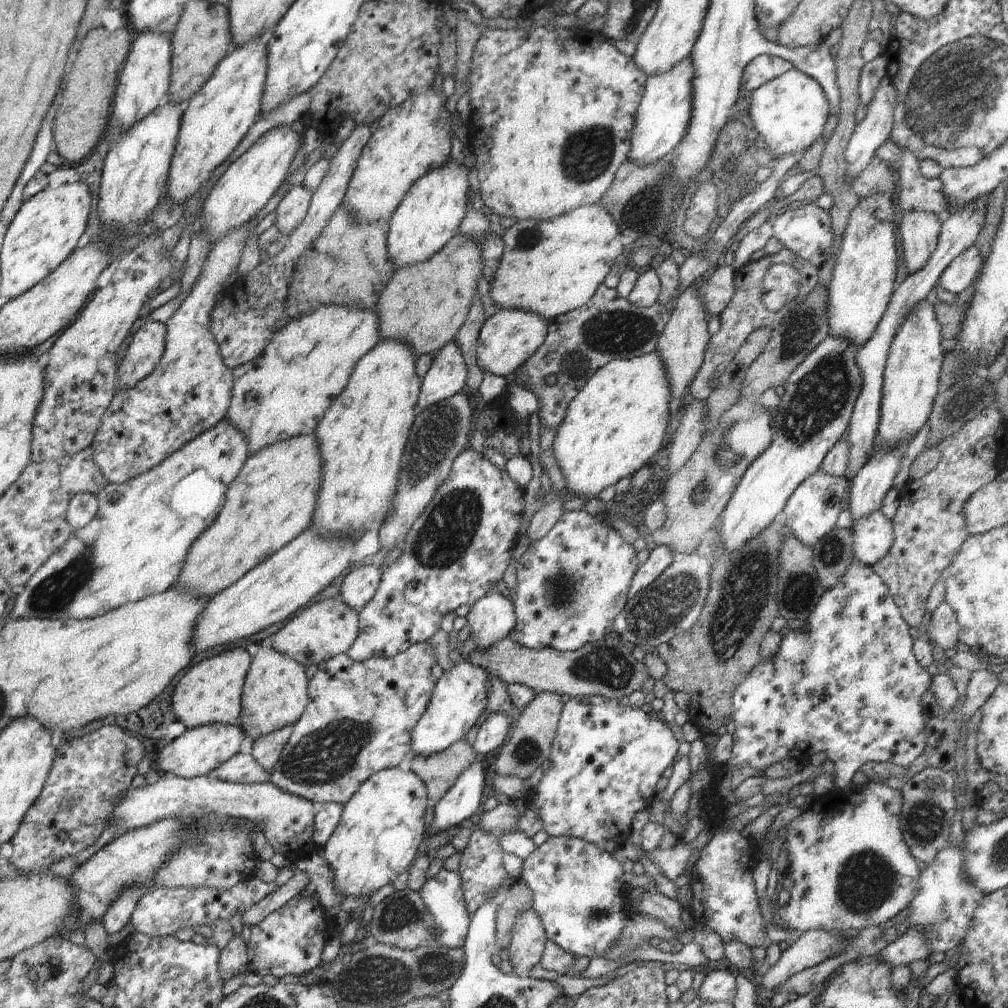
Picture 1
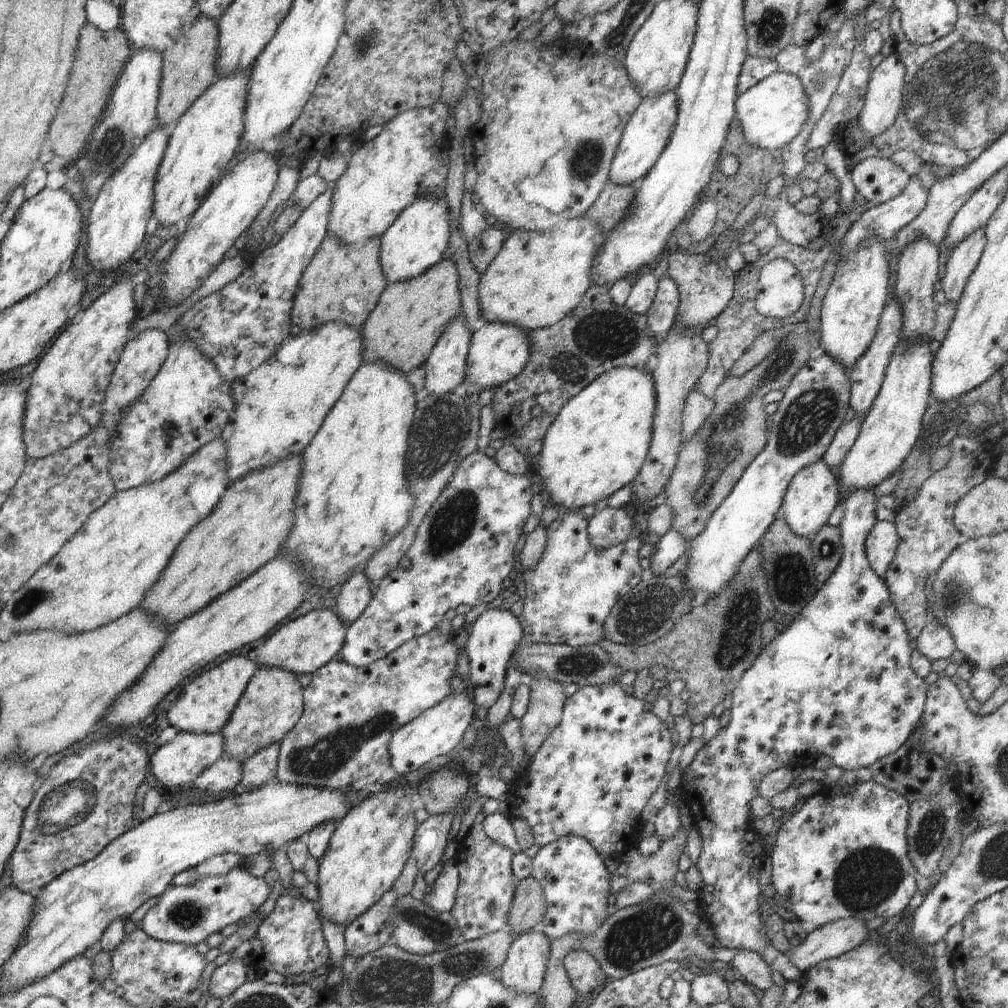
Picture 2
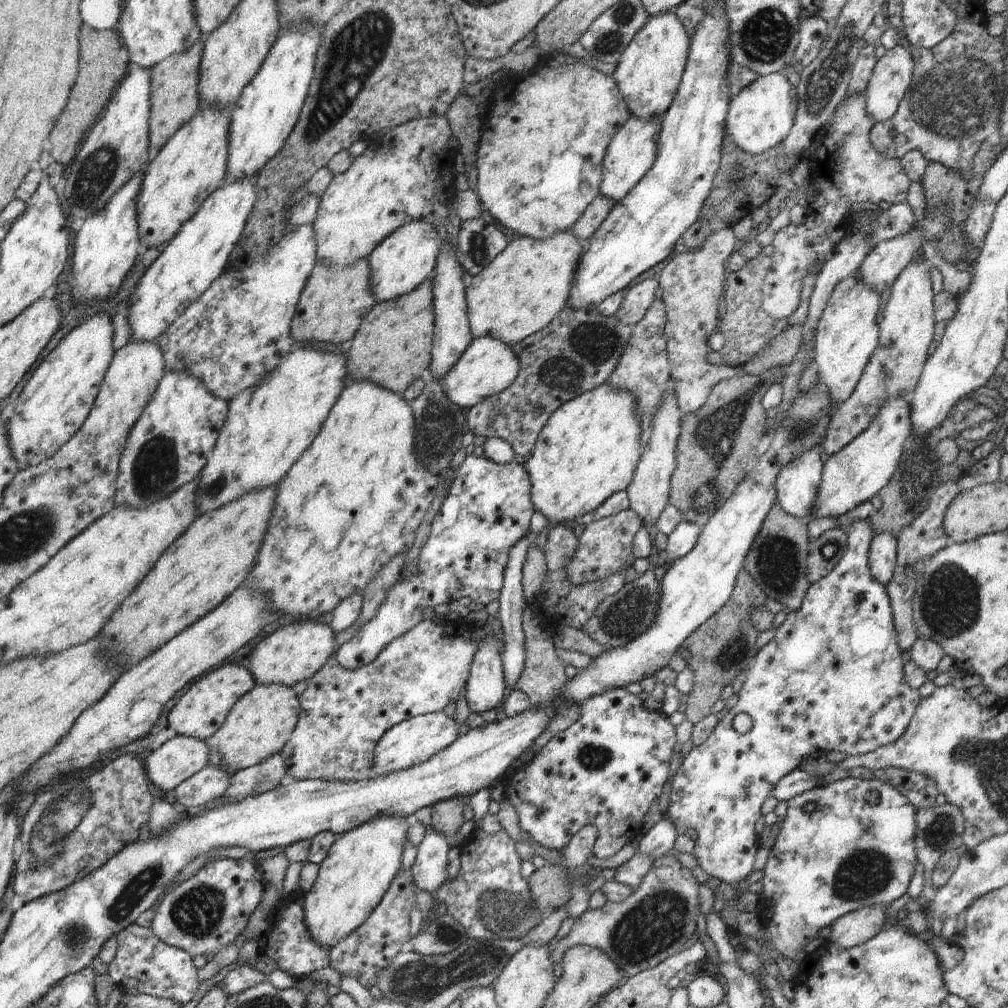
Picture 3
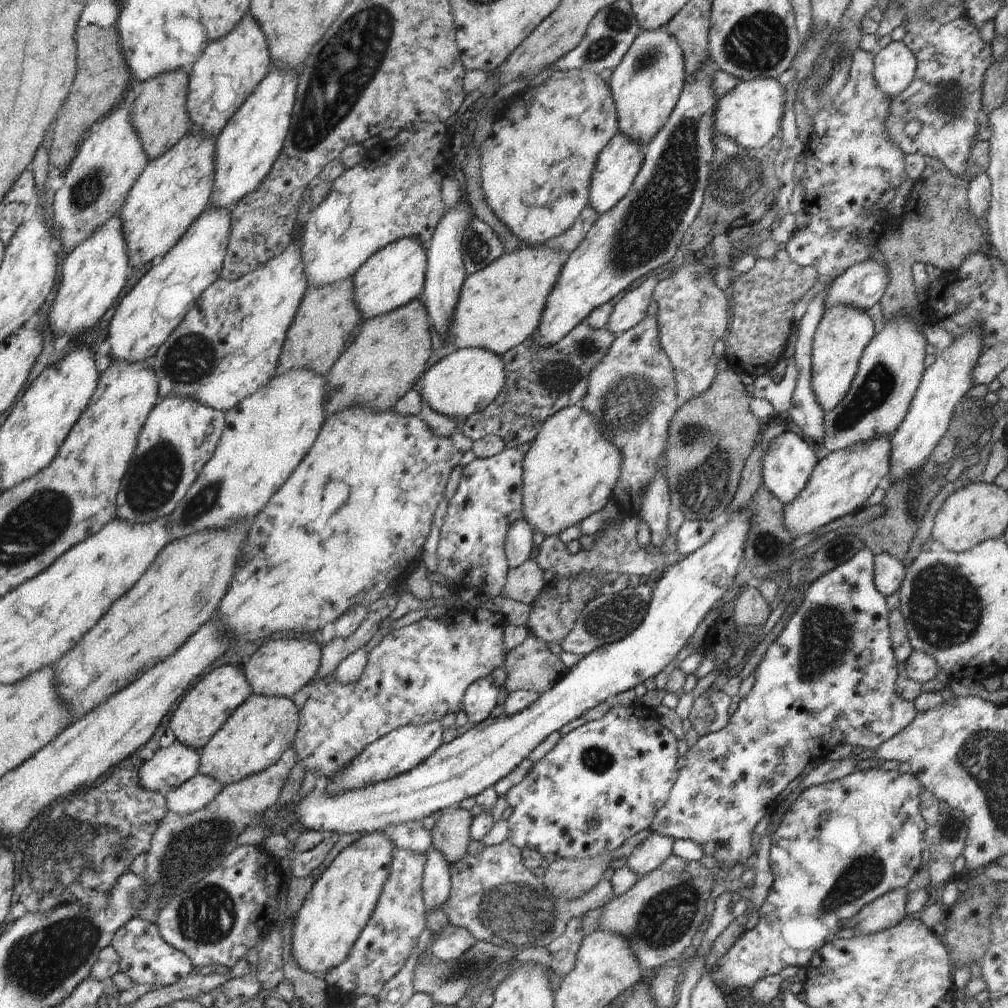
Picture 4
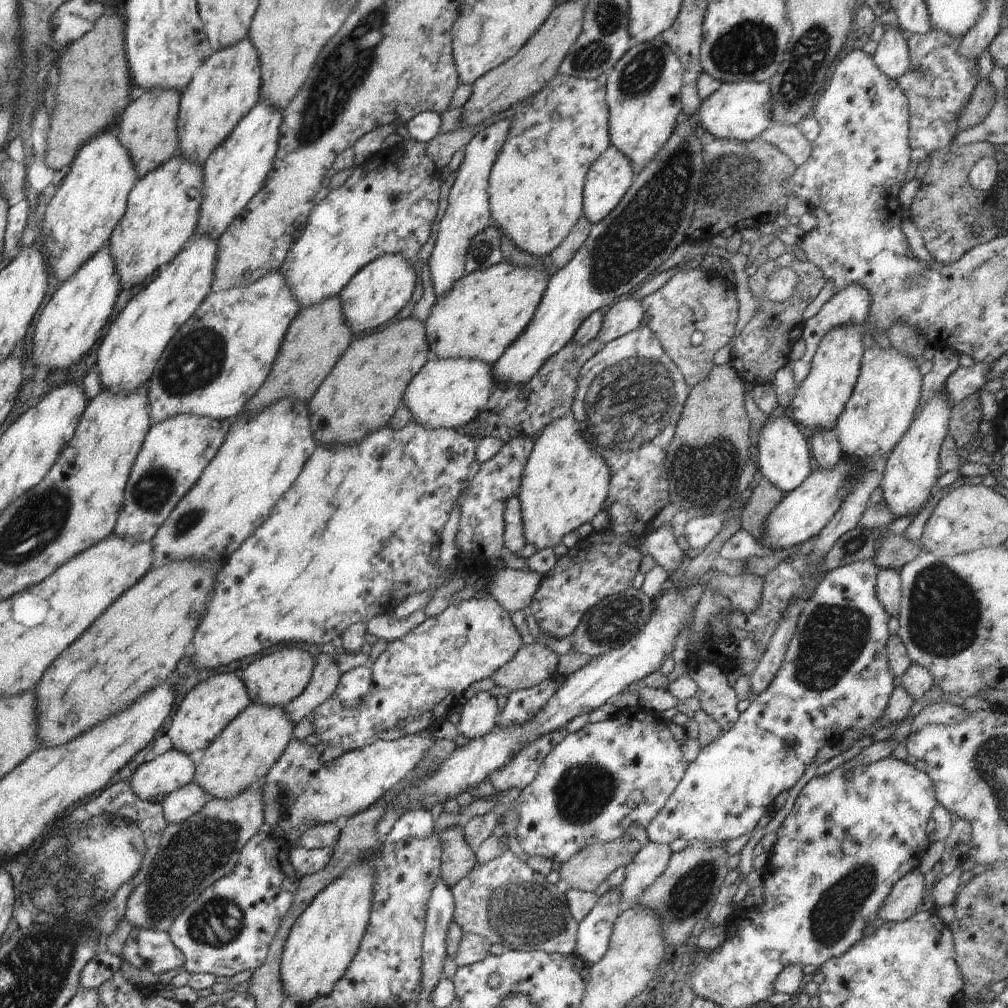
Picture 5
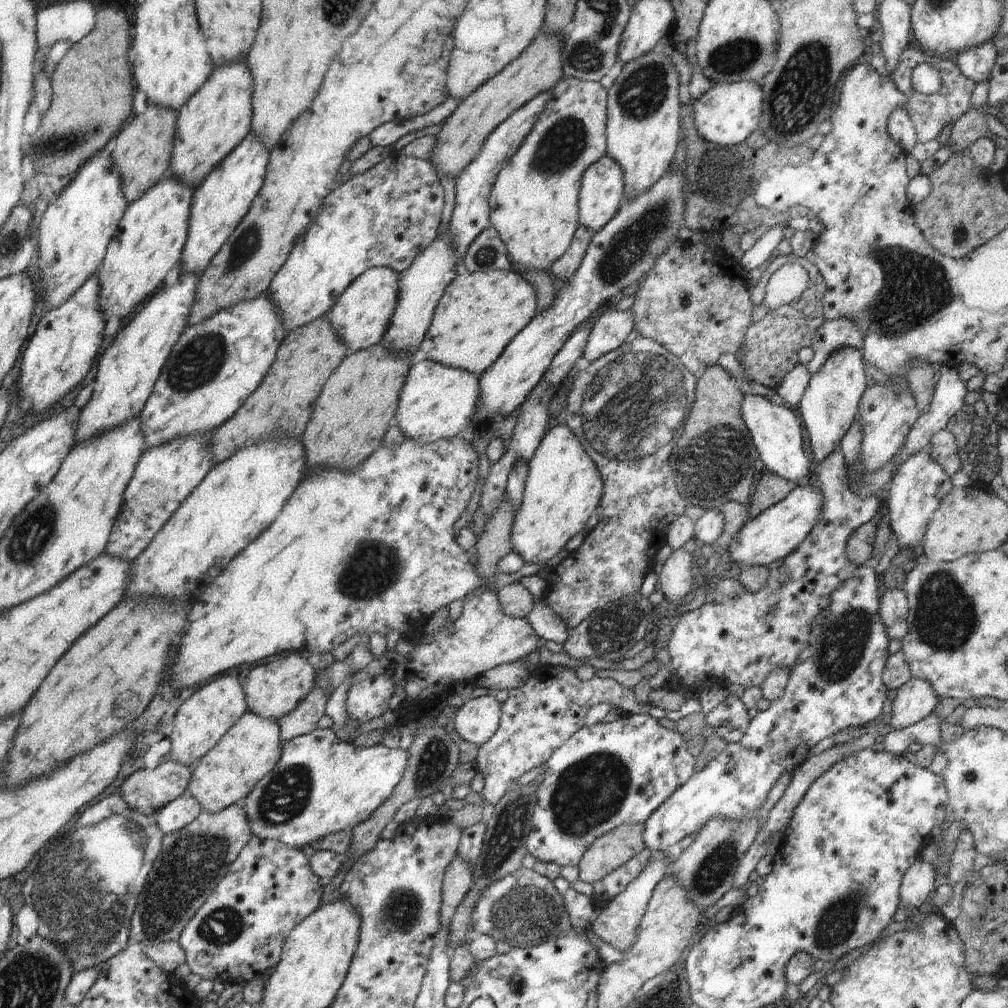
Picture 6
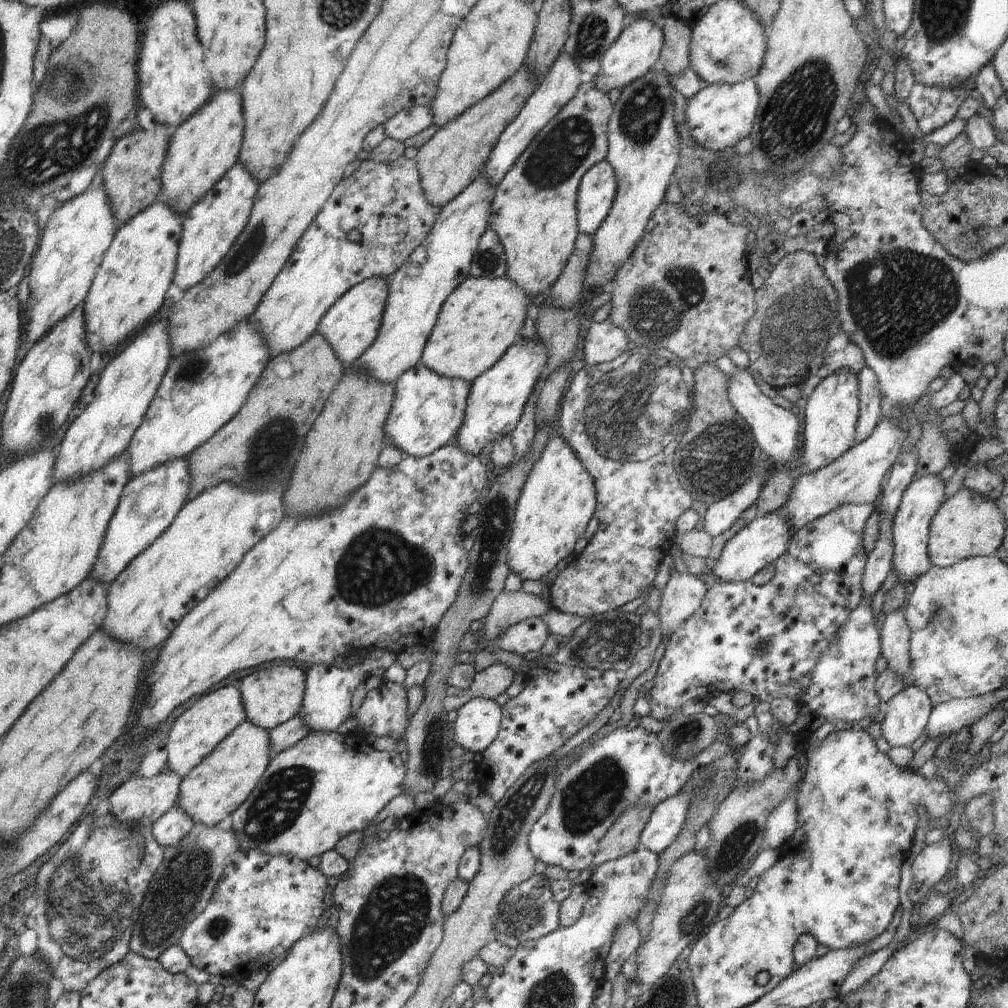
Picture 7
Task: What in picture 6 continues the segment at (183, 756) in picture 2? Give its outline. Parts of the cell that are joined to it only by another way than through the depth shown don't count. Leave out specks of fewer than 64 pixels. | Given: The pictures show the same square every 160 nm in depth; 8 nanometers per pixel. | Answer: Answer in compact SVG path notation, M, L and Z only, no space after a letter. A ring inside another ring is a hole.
M167 758L155 769L143 768L126 777L120 788L118 788L118 794L132 810L146 816L154 815L161 808L181 797L187 791L192 771L193 766L189 767Z

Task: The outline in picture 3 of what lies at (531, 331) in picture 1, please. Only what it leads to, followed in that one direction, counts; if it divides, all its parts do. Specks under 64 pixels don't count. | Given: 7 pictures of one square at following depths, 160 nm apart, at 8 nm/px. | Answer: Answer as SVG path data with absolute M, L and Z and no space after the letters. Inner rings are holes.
M489 336L473 338L456 364L439 380L439 383L443 393L461 409L467 411L480 401L507 389L516 380L519 368L518 357L504 341Z

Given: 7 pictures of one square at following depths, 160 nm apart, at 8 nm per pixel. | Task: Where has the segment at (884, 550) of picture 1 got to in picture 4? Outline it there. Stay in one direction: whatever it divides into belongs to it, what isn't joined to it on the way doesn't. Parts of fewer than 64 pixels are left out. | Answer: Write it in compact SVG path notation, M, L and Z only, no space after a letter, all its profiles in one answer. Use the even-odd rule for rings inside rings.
M882 553L873 557L875 567L873 570L875 587L886 598L892 596L899 589L905 577L905 564L901 560Z

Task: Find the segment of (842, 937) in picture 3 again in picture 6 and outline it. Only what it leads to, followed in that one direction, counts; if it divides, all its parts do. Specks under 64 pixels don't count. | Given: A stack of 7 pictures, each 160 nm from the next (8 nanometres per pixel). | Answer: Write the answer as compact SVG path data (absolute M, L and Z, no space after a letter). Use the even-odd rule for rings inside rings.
M916 860L903 874L899 888L900 905L916 913L921 911L922 904L935 891L934 878L934 861Z

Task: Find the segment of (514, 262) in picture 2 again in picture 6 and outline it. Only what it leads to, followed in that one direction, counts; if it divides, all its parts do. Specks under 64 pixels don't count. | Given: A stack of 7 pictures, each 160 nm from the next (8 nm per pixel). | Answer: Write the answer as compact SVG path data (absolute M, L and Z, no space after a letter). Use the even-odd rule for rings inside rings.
M461 269L445 288L424 340L419 346L426 360L462 369L480 378L500 358L512 339L537 315L537 298L533 286L516 270L471 273Z

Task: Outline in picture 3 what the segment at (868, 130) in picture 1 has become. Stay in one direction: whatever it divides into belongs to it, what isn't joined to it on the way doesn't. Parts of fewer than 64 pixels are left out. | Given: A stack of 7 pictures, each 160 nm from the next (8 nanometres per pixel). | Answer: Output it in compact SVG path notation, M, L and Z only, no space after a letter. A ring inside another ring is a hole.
M899 44L877 60L864 94L867 111L875 122L892 118L897 111L911 85L914 65L912 55Z

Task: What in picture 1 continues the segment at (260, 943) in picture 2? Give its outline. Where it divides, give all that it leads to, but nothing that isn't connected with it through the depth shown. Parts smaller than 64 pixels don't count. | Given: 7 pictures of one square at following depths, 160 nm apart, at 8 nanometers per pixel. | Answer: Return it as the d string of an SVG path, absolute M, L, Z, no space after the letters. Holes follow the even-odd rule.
M298 895L291 898L284 908L265 916L264 920L251 928L250 942L247 943L249 970L258 976L272 975L278 979L286 974L300 976L320 964L327 940L339 933L340 928L333 915L320 906L318 898Z

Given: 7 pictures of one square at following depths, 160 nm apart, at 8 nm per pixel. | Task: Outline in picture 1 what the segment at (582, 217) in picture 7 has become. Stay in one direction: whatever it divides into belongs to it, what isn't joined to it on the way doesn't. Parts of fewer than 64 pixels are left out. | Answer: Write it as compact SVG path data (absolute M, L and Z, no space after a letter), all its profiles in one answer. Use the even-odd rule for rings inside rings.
M690 56L672 70L661 75L649 76L645 82L644 96L638 105L635 121L630 131L630 148L627 160L636 166L645 167L662 160L683 138L691 115L693 68Z

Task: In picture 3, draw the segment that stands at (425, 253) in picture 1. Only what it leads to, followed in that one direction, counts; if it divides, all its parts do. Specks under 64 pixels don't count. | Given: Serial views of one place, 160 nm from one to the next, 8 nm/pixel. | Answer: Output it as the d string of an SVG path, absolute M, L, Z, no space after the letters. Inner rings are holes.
M412 221L396 229L369 254L369 279L376 304L391 301L416 290L426 279L432 279L441 247L442 232L427 221Z

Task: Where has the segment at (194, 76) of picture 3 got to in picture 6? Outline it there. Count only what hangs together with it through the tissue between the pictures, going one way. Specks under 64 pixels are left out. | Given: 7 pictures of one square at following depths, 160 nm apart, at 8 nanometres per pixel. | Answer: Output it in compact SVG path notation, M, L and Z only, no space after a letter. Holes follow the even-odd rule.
M149 104L142 116L126 121L114 136L111 159L121 178L123 193L128 204L138 200L148 189L156 186L169 172L177 112Z

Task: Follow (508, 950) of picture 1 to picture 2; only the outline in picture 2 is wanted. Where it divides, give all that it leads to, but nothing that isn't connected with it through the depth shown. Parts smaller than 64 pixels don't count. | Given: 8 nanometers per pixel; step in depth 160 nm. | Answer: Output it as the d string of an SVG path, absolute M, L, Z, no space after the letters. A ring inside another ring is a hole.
M530 930L514 939L500 967L500 982L516 995L538 996L544 984L551 940L543 933Z

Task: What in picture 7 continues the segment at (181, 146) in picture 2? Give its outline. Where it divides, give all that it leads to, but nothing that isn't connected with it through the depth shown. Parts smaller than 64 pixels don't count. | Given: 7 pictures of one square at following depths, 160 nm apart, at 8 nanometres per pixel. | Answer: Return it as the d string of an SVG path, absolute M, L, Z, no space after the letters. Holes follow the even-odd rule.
M158 199L115 232L82 302L86 342L95 361L165 311L169 303L166 290L175 273L182 216Z

